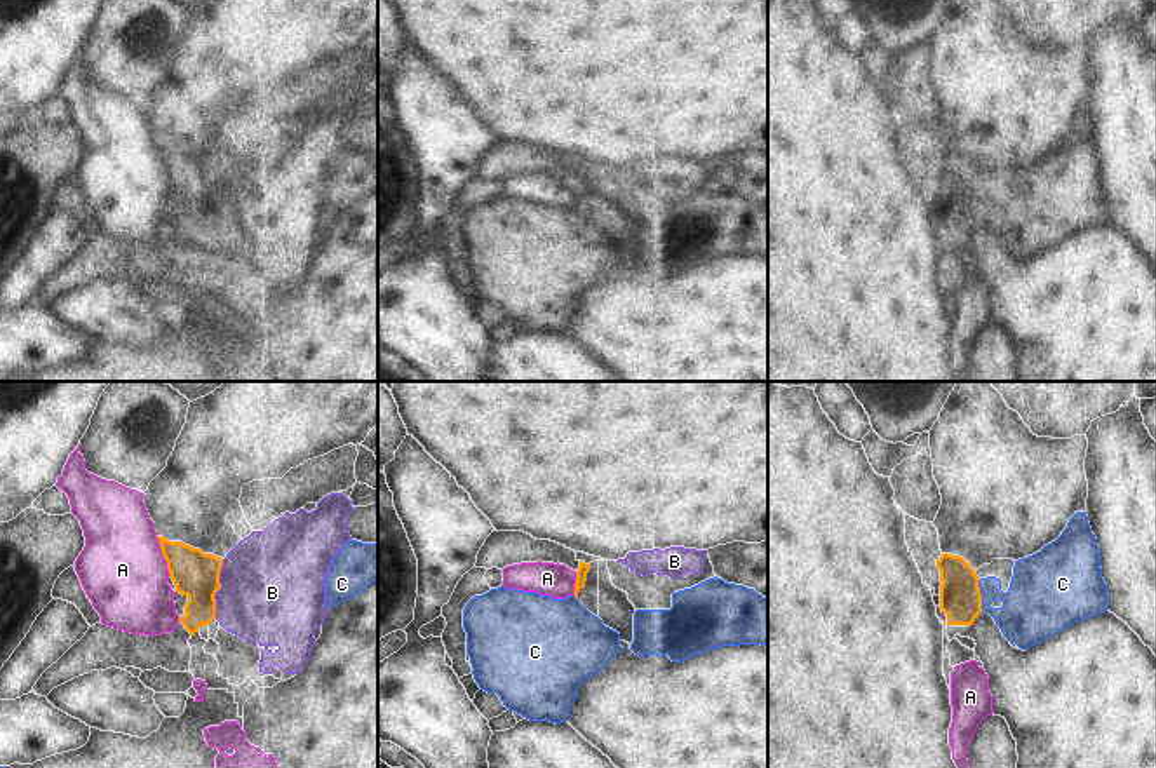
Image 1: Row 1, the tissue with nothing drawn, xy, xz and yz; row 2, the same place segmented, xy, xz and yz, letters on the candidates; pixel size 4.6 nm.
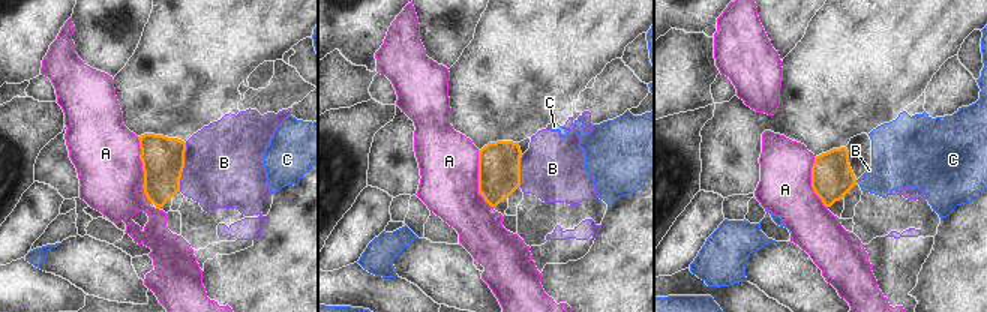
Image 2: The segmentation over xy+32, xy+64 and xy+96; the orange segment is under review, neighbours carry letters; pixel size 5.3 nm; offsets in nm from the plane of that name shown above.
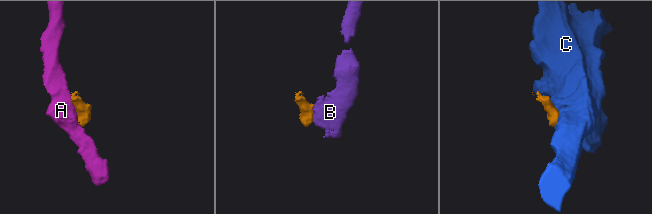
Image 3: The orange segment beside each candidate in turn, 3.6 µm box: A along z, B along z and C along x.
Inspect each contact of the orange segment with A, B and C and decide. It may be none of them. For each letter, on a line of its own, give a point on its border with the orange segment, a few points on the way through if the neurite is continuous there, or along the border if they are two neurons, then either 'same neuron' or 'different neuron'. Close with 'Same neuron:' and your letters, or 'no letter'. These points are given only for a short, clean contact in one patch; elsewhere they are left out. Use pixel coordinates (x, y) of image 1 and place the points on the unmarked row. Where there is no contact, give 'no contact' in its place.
A: contact xy (162, 164); border xy (155, 147), (171, 185); different neuron
B: contact xy (220, 197); border xy (223, 169), (220, 199), (215, 206), (215, 227); different neuron
C: contact yz (981, 206); border yz (977, 190), (982, 220); different neuron
Same neuron: no letter

